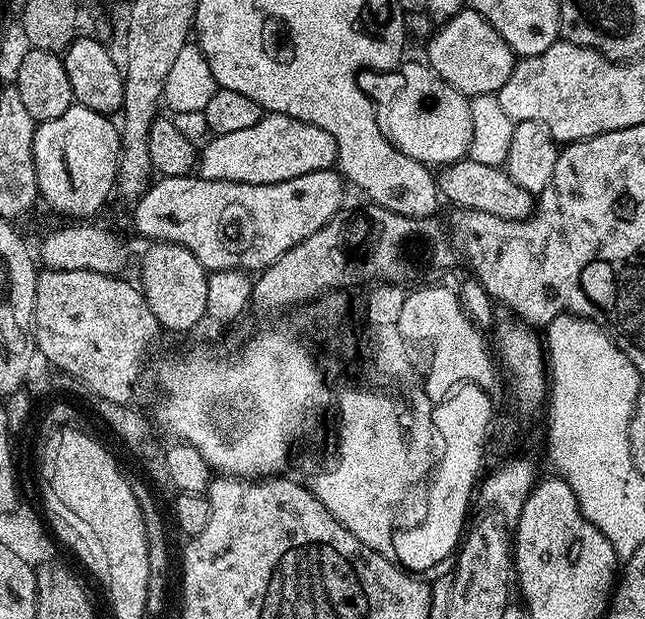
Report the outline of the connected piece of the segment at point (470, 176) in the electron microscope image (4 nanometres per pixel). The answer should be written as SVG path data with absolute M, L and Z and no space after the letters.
M471 158L457 160L456 163L441 167L438 172L440 195L457 209L473 208L482 214L494 214L494 218L507 220L527 220L534 211L533 193L522 190L514 178L510 178L503 167L483 164Z

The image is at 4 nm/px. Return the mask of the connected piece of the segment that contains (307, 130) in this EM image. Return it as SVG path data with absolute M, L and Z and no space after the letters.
M269 112L254 126L238 130L231 134L212 136L205 148L198 152L198 175L207 180L225 180L226 182L246 182L247 184L273 184L286 182L290 178L302 178L302 174L329 171L337 163L336 143L322 126L310 126L310 122L298 122L286 114Z

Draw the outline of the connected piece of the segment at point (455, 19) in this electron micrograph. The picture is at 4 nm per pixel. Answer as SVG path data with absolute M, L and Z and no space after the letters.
M464 6L460 12L441 23L436 29L437 32L428 40L426 63L438 74L438 78L442 78L450 86L454 86L454 90L469 98L496 96L502 90L502 86L506 86L506 78L510 78L518 57L510 50L510 46L506 46L506 38L502 38L502 34L498 34L498 30L494 30L494 26L490 26L490 22L482 18L482 14L475 12L471 6Z

